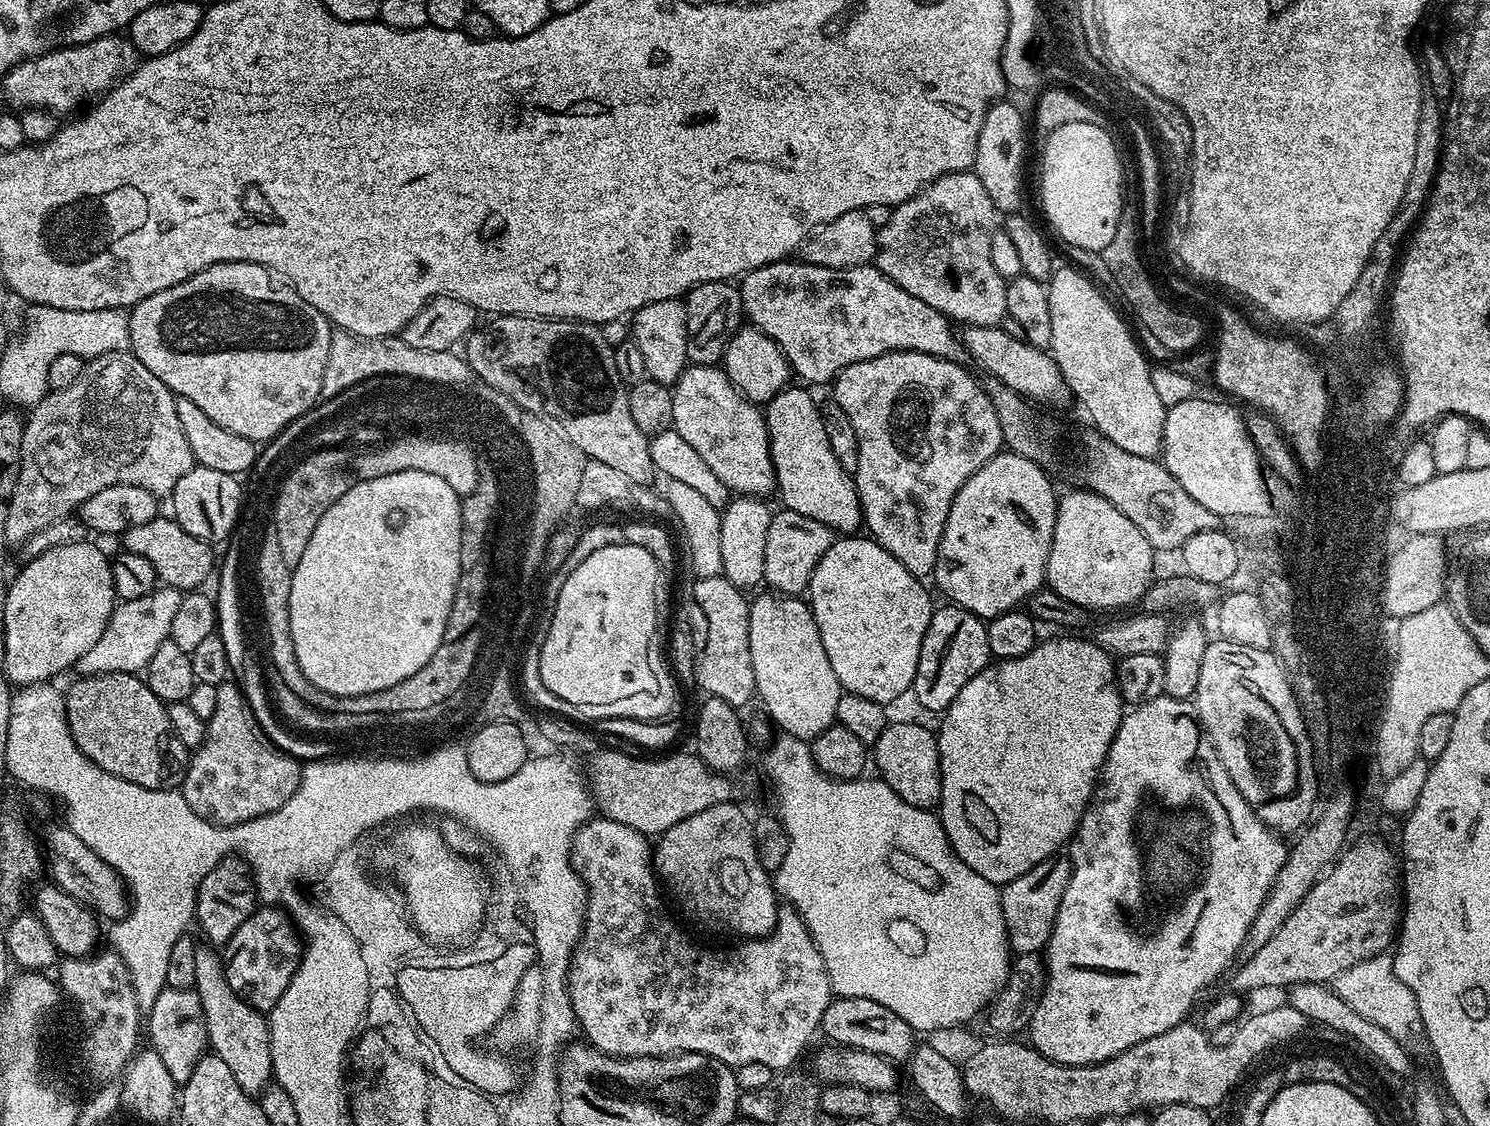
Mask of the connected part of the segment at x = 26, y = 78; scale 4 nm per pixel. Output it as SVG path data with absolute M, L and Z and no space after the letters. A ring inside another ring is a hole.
M113 34L88 44L68 44L60 50L46 50L29 60L20 61L5 73L4 94L17 109L42 108L62 116L91 98L99 97L119 83L135 68L138 53L132 42Z

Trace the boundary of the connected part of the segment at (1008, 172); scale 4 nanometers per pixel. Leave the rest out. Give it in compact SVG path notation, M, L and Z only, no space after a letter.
M997 102L989 108L978 134L978 150L974 171L986 186L990 202L997 213L1016 214L1024 200L1024 151L1028 148L1028 132L1024 129L1024 116L1012 104Z

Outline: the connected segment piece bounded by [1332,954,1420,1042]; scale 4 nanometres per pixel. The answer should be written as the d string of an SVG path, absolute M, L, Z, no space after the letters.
M1391 955L1374 956L1348 968L1332 981L1332 989L1344 1002L1362 1015L1362 1018L1381 1026L1382 1030L1393 1034L1394 1038L1401 1042L1407 1040L1413 1030L1420 1025L1417 1000L1409 987L1394 974Z

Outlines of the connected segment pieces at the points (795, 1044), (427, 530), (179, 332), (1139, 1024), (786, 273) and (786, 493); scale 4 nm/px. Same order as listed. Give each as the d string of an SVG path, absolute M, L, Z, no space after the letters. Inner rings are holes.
M590 818L581 824L572 836L572 869L584 879L587 885L588 898L584 914L584 931L576 949L572 951L572 963L568 965L568 997L576 1015L579 1031L584 1032L583 1039L599 1052L608 1056L646 1058L647 1056L676 1056L680 1052L693 1052L710 1058L718 1058L718 1062L729 1066L739 1066L746 1062L762 1062L762 1066L770 1066L773 1070L788 1070L804 1052L808 1039L817 1035L820 1019L826 1006L834 998L830 978L826 974L826 966L822 962L822 954L810 938L810 930L802 922L796 909L784 906L777 911L776 925L763 938L748 938L737 948L728 948L719 952L716 948L699 948L696 944L684 940L684 936L672 925L670 917L664 913L664 904L660 901L661 889L654 871L654 848L649 837L634 830L630 826L622 826L622 822L614 822L607 818Z
M424 469L402 470L400 473L386 474L382 478L369 480L357 479L351 487L324 514L321 521L314 527L313 534L303 551L298 566L291 569L289 614L290 634L293 636L294 651L302 674L306 676L314 687L335 696L349 696L355 698L374 694L378 690L386 690L390 686L398 686L410 674L418 674L420 664L432 656L436 648L436 640L440 639L440 632L445 632L449 626L451 604L454 602L455 590L458 586L458 564L460 539L463 530L463 514L461 512L462 498L454 490L450 490L446 478Z
M224 260L220 264L210 266L198 274L194 274L186 282L178 282L178 286L170 286L166 290L158 290L158 294L150 294L150 298L142 298L127 313L129 326L129 340L127 347L132 355L172 391L172 395L194 402L210 422L218 422L222 430L230 430L230 434L242 434L242 438L250 438L257 442L267 442L275 438L282 429L294 422L300 416L307 416L312 412L316 400L321 399L322 373L326 370L326 358L330 358L330 338L334 331L333 325L321 312L314 310L310 302L306 302L292 285L277 278L260 264L238 262L237 260Z
M1163 695L1145 704L1135 705L1121 720L1114 734L1114 742L1104 760L1096 790L1092 793L1092 801L1088 803L1080 825L1076 828L1076 835L1070 841L1073 852L1073 856L1070 856L1072 873L1058 906L1054 930L1046 945L1048 956L1046 955L1044 989L1026 1029L1031 1047L1055 1064L1083 1068L1106 1062L1130 1050L1130 1046L1146 1042L1146 1038L1154 1038L1154 1034L1166 1034L1166 1030L1185 1023L1187 1016L1184 1015L1191 1010L1200 991L1210 987L1228 967L1227 972L1237 963L1236 955L1241 955L1246 934L1262 902L1268 897L1278 870L1282 870L1288 857L1289 845L1284 845L1279 838L1281 839L1273 829L1257 818L1252 805L1242 798L1242 794L1238 794L1230 774L1226 774L1218 754L1212 749L1212 743L1204 735L1196 718L1195 703L1191 699L1179 700Z
M781 262L755 268L739 281L738 287L744 315L751 327L762 330L782 350L789 369L796 372L809 385L835 381L839 372L854 362L866 362L887 352L921 352L943 360L957 362L965 359L966 353L961 337L953 321L934 306L926 306L922 298L906 294L882 270L872 264L859 264L853 268L823 268L803 262Z
M795 386L784 388L775 398L768 401L764 412L770 454L776 471L776 492L784 499L783 507L787 511L806 514L806 518L814 518L814 522L830 526L836 534L855 533L862 524L856 481L853 473L848 472L842 466L842 462L838 462L838 458L834 458L834 450L830 450L830 438L826 438L821 405L816 405L815 398L807 392L809 389L804 388L795 388Z

